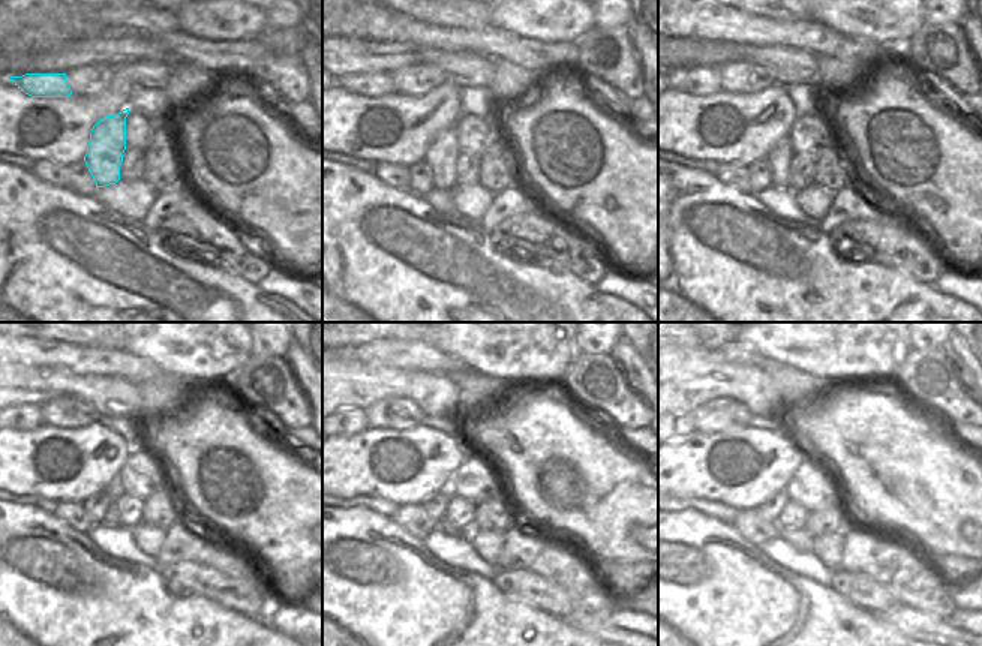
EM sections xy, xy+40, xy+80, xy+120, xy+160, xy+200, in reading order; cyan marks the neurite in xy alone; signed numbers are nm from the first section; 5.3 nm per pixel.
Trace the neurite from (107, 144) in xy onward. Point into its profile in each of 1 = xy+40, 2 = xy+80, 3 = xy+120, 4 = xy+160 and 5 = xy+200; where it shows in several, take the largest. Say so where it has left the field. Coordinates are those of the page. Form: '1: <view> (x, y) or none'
1: xy+40 (441, 156)
2: xy+80 (780, 156)
3: xy+120 (110, 516)
4: xy+160 (443, 525)
5: xy+200 (799, 538)

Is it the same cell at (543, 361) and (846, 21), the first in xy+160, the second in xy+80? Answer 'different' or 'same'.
same

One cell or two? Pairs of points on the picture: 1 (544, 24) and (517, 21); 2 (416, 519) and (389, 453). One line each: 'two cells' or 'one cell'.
1: one cell
2: two cells

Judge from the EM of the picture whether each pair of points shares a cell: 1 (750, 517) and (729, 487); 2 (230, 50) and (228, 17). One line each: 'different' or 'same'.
1: different
2: different

